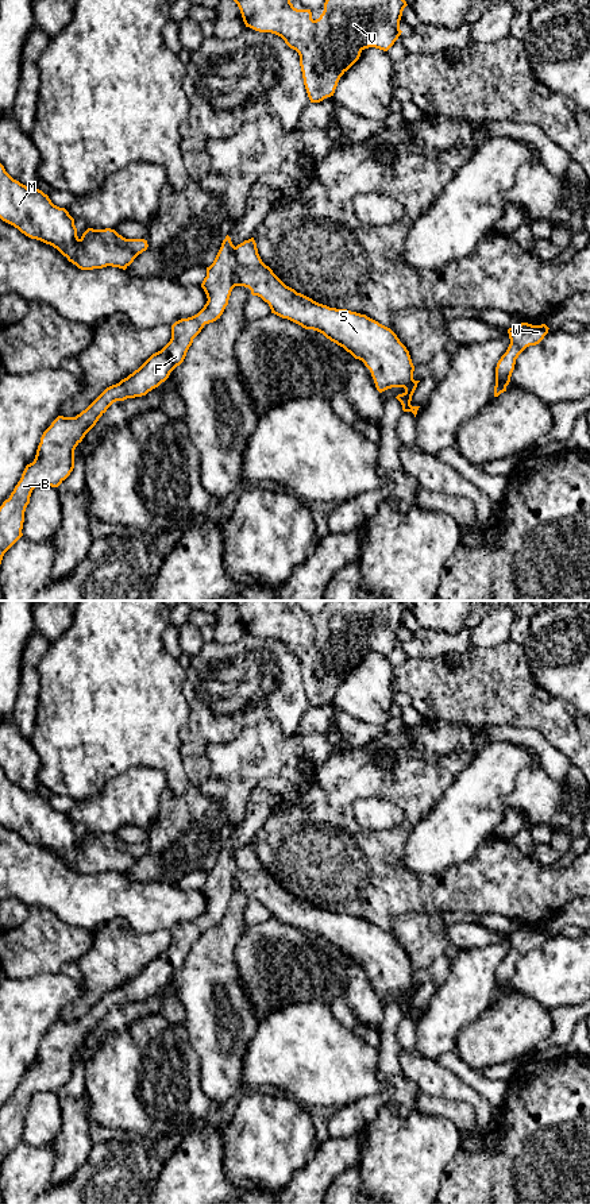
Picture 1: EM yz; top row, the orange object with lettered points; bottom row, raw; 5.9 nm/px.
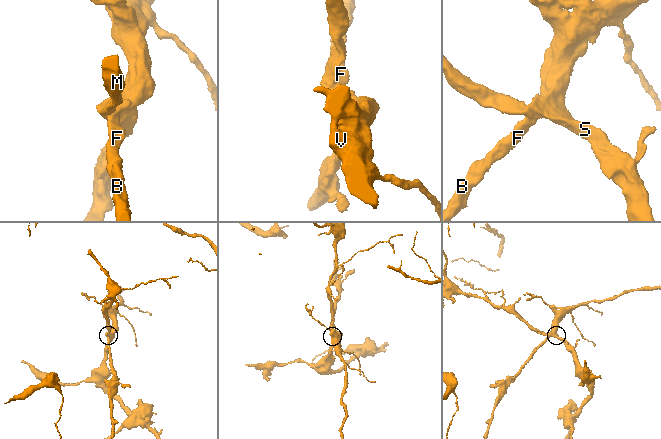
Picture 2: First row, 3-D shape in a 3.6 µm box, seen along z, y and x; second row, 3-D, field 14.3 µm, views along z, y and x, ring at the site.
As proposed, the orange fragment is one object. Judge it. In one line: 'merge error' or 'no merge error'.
merge error

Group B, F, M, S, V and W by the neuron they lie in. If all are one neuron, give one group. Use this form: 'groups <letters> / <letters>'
groups B F / M S V W

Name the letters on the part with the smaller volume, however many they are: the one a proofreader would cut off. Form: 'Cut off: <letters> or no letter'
Cut off: B, F

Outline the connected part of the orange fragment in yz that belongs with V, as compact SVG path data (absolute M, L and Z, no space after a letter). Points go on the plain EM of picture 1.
M217 601L232 603L242 618L246 632L259 637L271 637L300 660L304 690L311 707L320 707L333 701L340 682L359 664L365 653L375 652L387 656L401 640L400 625L408 610L401 601L327 601L324 615L319 624L312 624L311 614L297 614L290 607L296 601Z

